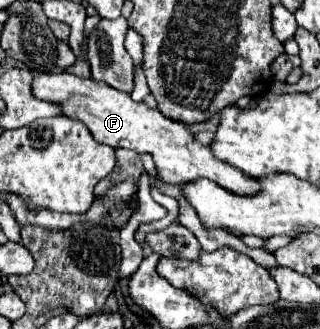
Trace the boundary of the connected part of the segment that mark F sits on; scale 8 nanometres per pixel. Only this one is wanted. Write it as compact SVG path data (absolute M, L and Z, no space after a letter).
M60 72L60 74L36 74L32 82L34 96L50 102L58 102L64 108L64 116L80 120L88 126L90 134L100 142L112 148L128 148L134 152L150 152L154 156L154 164L158 174L170 184L184 184L198 178L208 178L220 184L226 190L238 194L256 194L258 182L244 176L238 168L224 164L212 156L208 146L202 146L194 140L194 136L180 124L166 116L160 110L148 108L144 102L134 102L128 92L120 92L116 88L108 88L108 84L100 84L92 78L80 78L76 74Z

